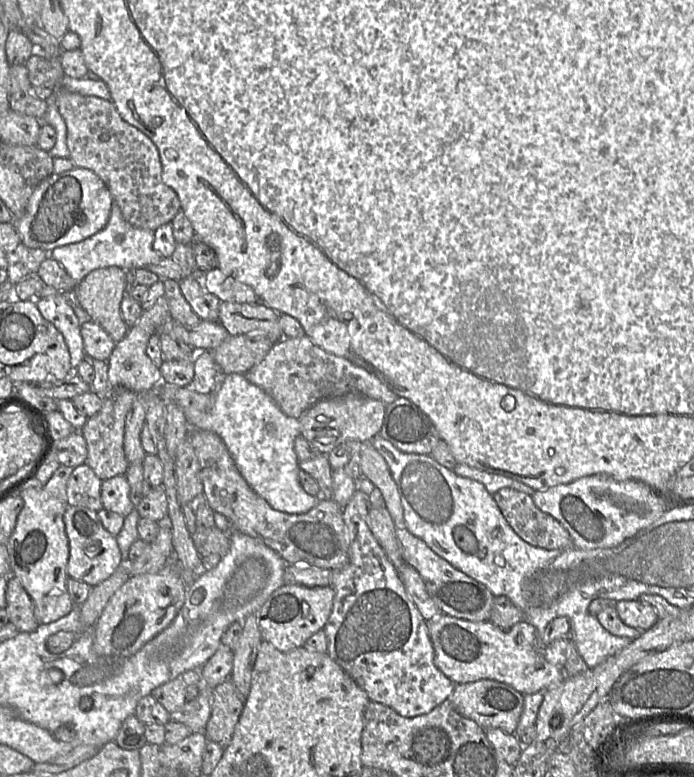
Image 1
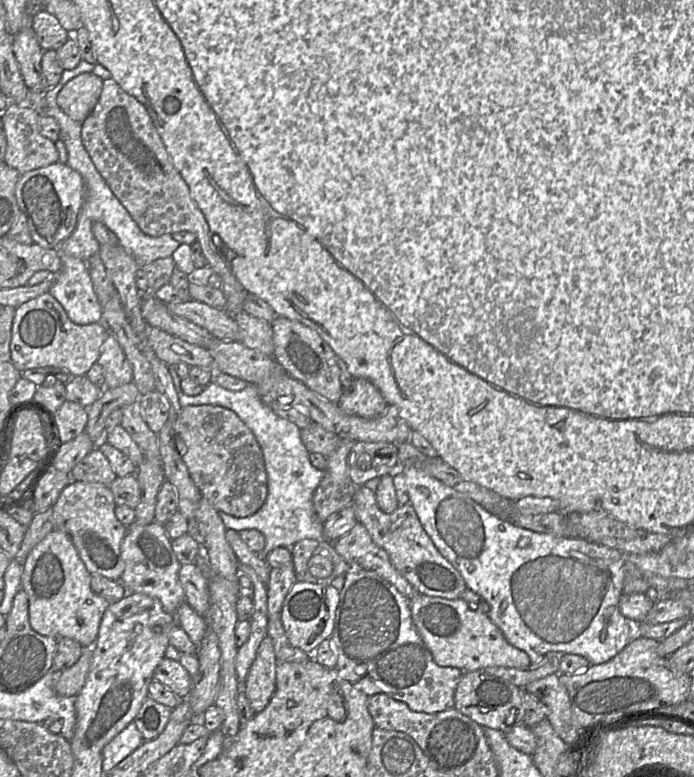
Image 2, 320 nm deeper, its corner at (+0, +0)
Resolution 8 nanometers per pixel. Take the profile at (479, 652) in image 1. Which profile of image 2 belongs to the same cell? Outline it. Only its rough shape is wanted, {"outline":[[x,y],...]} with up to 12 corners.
{"outline":[[418,594],[413,622],[438,666],[525,669],[487,614]]}

